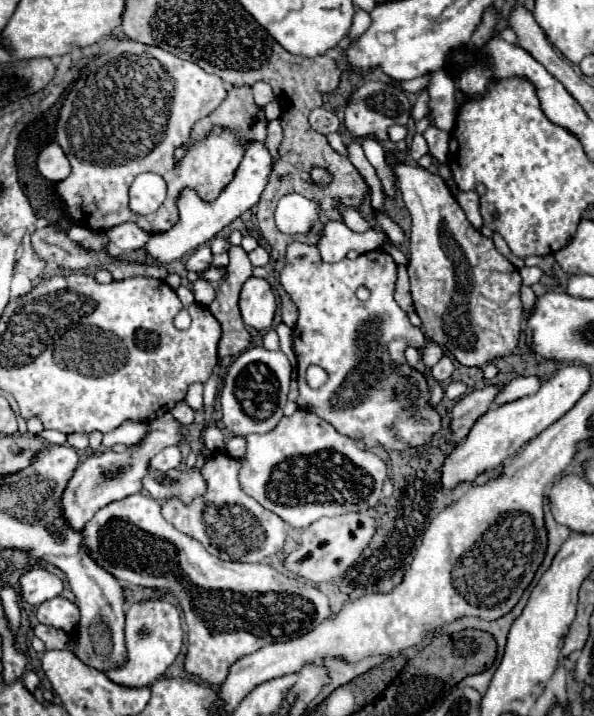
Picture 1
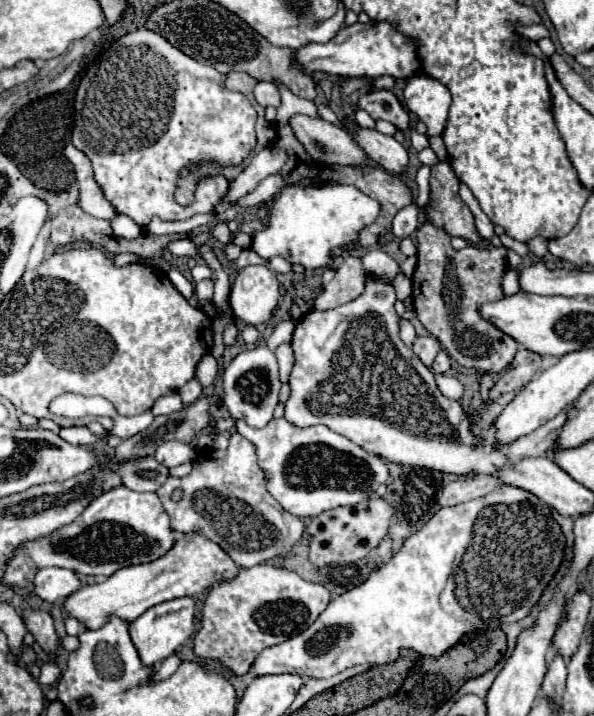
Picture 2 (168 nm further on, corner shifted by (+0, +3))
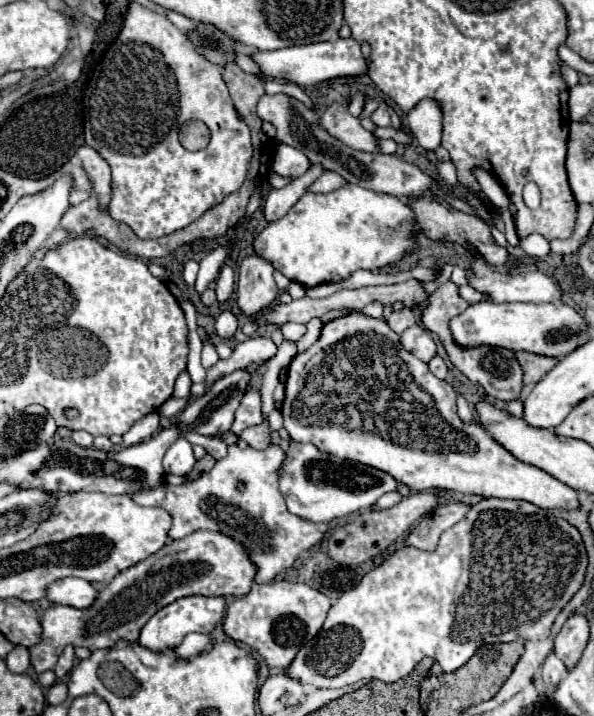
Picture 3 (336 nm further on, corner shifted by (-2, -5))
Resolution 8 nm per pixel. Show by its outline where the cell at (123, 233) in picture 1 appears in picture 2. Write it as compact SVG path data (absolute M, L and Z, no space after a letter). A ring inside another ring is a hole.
M116 215L112 221L112 231L114 235L122 237L122 239L136 239L138 235L142 235L142 227L138 227L138 223L134 223L130 217L126 215Z

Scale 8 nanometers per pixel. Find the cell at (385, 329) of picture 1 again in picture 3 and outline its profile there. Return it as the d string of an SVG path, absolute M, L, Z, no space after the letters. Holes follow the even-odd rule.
M346 315L322 327L320 339L290 363L286 379L286 397L282 403L284 429L298 443L312 443L328 455L376 467L412 491L446 489L472 493L480 497L522 499L542 509L576 509L578 495L546 471L518 461L478 423L464 425L456 413L456 391L442 379L436 379L428 365L404 351L400 337L384 319L366 315Z

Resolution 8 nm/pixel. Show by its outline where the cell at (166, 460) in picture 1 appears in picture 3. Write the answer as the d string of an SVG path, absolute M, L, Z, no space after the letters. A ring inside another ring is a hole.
M186 439L174 441L164 455L164 471L174 475L186 475L194 467L196 459L192 455L192 445Z

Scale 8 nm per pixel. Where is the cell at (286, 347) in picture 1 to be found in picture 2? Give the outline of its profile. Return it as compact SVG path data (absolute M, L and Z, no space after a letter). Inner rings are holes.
M284 343L276 349L276 359L278 359L278 365L280 365L280 381L282 381L282 391L280 391L280 403L284 403L290 395L290 387L288 387L288 377L290 377L290 371L294 367L294 351L292 351L292 345L290 343Z

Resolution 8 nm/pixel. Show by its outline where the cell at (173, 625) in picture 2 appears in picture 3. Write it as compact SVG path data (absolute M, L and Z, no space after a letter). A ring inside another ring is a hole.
M190 595L184 599L176 599L174 603L162 607L156 615L152 615L152 619L142 627L138 643L152 651L166 651L170 647L178 647L182 643L182 639L192 631L210 633L222 621L224 613L226 613L226 597Z

